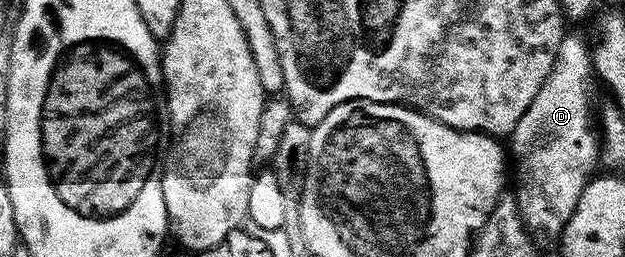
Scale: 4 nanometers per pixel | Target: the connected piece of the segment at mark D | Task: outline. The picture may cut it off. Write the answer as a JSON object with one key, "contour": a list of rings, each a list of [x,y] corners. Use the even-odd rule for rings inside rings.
{"contour":[[[572,32],[565,33],[550,76],[546,76],[542,88],[538,88],[538,96],[534,96],[534,104],[526,108],[526,116],[518,120],[510,135],[510,162],[511,165],[512,162],[516,165],[514,201],[524,225],[537,235],[563,234],[564,226],[574,216],[578,200],[593,177],[592,169],[598,166],[602,142],[594,125],[594,110],[592,114],[592,82],[594,83],[594,71],[589,43],[584,43]]]}

